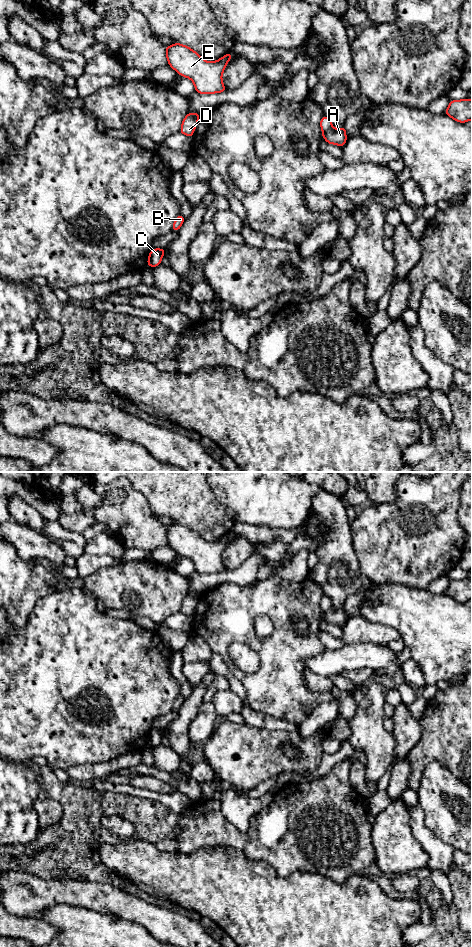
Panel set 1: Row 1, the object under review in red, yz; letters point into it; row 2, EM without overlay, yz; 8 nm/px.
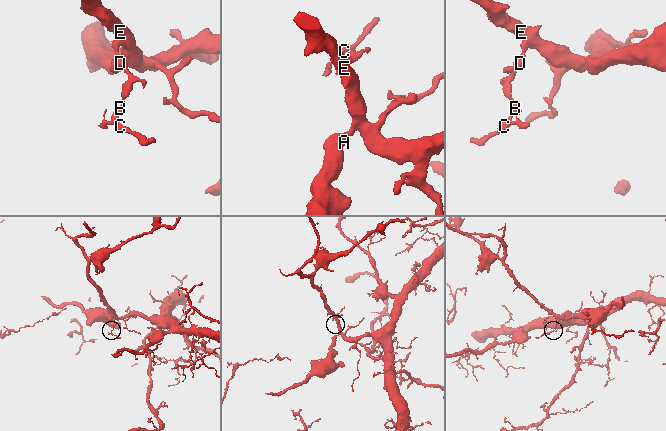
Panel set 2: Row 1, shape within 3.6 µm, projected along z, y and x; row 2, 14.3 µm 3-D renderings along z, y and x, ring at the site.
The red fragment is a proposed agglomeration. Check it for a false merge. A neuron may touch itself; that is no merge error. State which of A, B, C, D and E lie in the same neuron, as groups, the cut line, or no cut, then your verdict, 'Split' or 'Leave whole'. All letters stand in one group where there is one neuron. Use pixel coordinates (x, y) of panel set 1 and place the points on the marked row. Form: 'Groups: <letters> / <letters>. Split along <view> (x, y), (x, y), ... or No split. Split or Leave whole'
Groups: A / B C D E. Split along yz (331, 125), (322, 131). Split

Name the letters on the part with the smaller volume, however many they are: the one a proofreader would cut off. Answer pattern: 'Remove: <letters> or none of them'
Remove: A

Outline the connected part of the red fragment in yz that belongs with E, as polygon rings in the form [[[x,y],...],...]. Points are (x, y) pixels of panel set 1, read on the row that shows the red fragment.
[[[180,43],[166,47],[165,52],[169,66],[182,77],[189,78],[194,83],[195,92],[213,94],[226,91],[222,73],[232,58],[232,53],[217,61],[208,62],[193,49]]]

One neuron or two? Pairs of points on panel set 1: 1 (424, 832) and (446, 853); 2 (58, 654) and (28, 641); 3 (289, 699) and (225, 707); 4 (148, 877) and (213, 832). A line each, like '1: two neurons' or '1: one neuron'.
1: one neuron
2: one neuron
3: two neurons
4: two neurons

